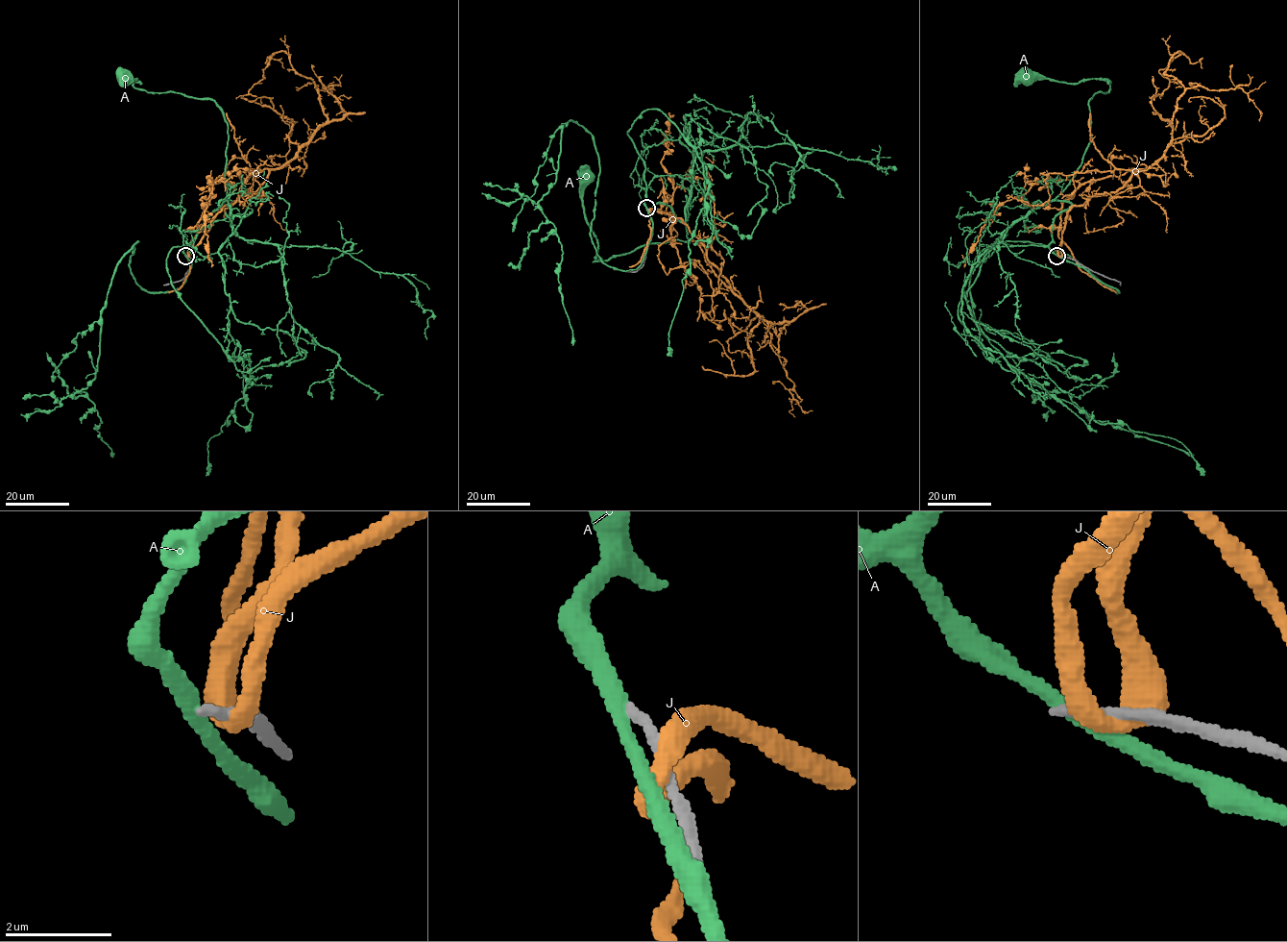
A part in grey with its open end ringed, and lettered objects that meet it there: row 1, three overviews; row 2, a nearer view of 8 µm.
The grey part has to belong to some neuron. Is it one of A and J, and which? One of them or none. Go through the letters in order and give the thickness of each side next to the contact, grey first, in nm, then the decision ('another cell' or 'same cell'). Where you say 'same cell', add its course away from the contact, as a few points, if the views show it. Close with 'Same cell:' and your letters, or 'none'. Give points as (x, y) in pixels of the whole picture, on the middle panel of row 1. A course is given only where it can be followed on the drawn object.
A: 200 nm thick on the grey side, 300 nm on the other; another cell
J: 260 nm thick on the grey side, 420 nm on the other; another cell
Same cell: none

